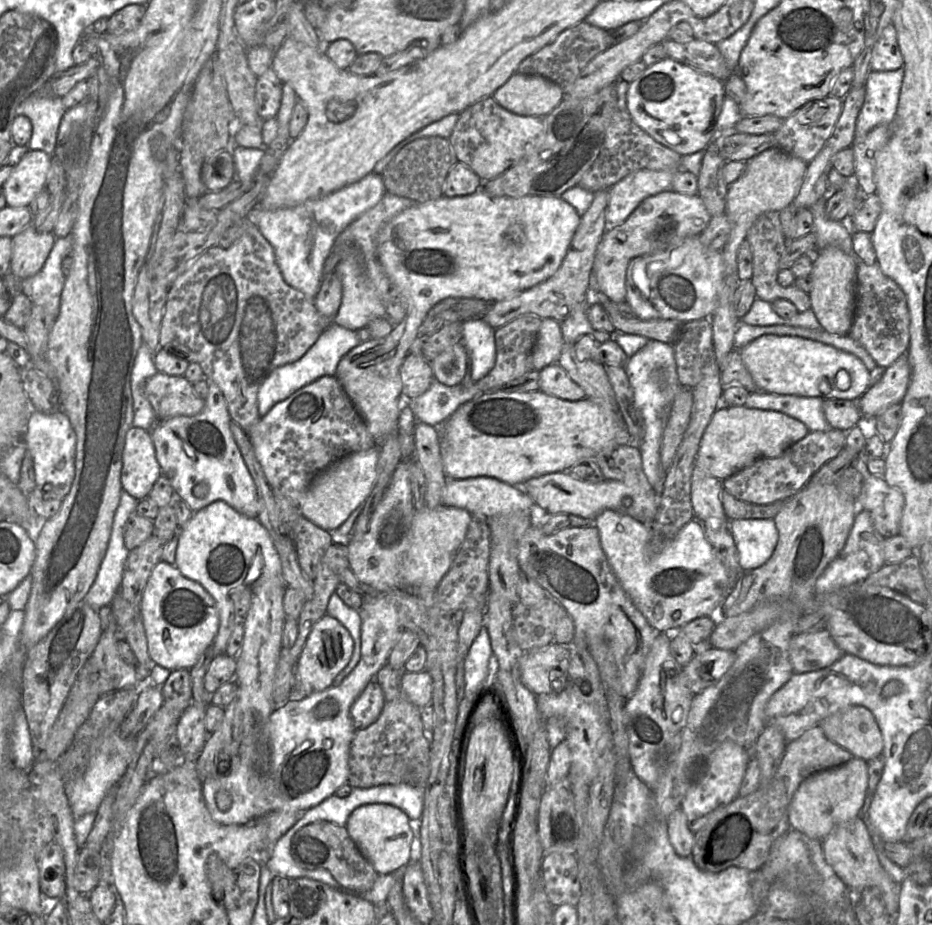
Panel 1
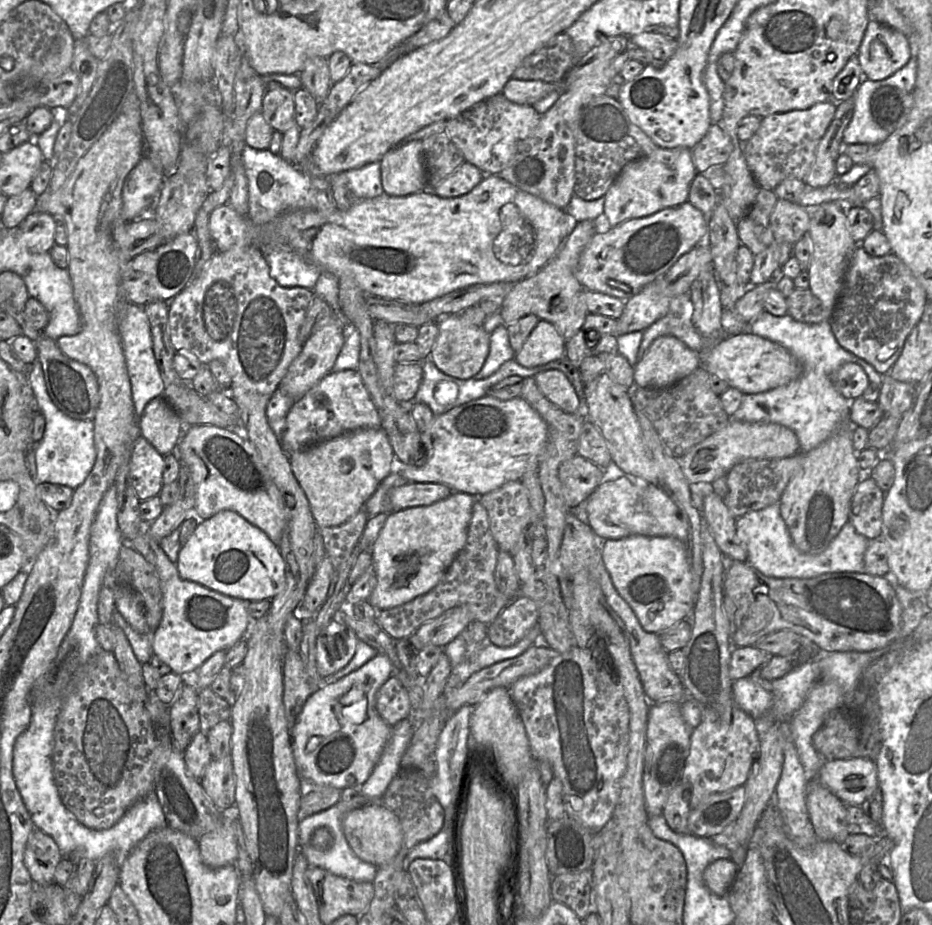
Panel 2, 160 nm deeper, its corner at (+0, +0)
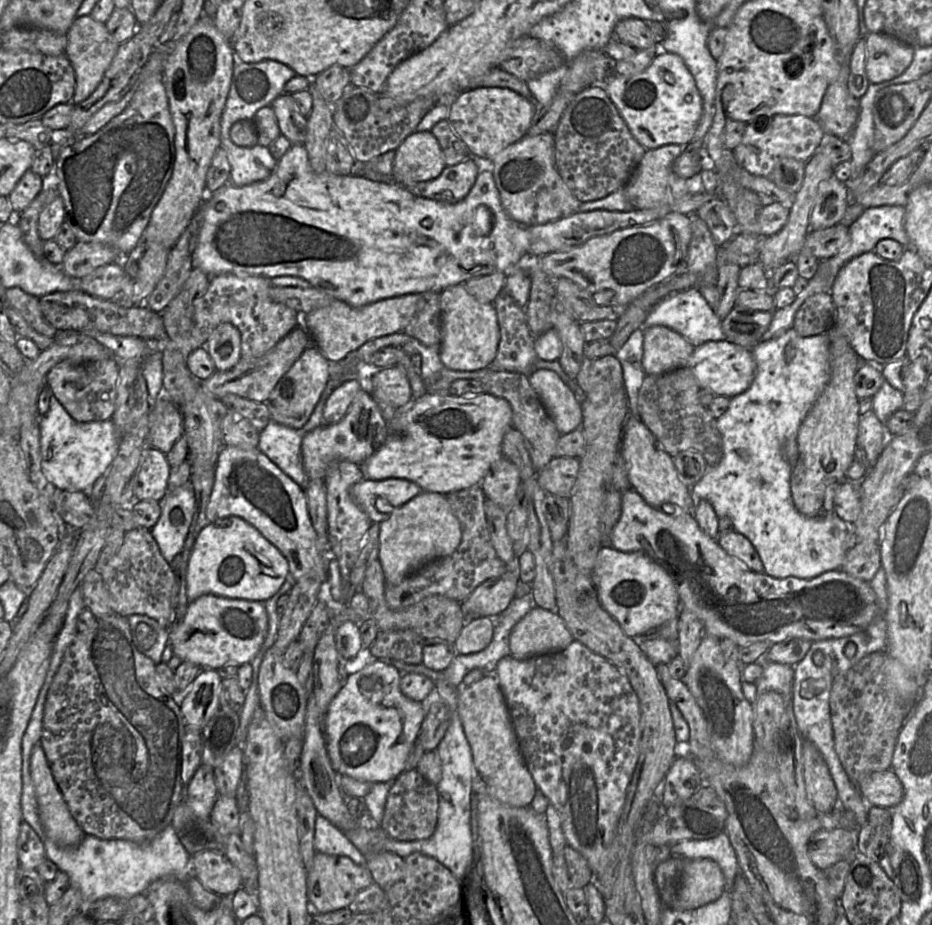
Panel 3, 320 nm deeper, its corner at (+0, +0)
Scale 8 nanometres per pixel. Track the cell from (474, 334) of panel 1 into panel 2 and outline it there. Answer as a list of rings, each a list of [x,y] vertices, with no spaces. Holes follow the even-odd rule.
[[[499,325],[490,333],[489,354],[483,367],[474,378],[484,379],[489,377],[496,372],[502,364],[513,358],[515,358],[515,352],[509,342],[506,325]]]

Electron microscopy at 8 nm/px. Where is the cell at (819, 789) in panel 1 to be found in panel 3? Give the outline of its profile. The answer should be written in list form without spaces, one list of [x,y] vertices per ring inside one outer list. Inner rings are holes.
[[[892,769],[869,774],[859,791],[868,804],[881,807],[895,807],[904,798],[903,785]]]

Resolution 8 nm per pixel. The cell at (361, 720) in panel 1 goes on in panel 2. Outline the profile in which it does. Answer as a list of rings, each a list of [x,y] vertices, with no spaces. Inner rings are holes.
[[[393,675],[378,690],[376,708],[382,719],[391,727],[409,718],[412,710],[409,694]]]

